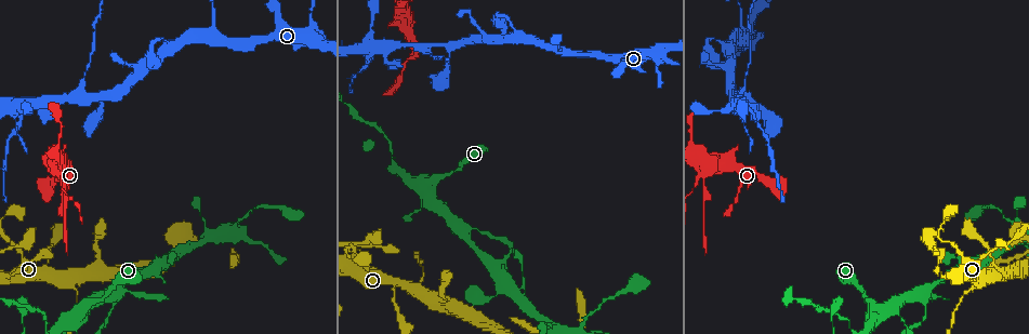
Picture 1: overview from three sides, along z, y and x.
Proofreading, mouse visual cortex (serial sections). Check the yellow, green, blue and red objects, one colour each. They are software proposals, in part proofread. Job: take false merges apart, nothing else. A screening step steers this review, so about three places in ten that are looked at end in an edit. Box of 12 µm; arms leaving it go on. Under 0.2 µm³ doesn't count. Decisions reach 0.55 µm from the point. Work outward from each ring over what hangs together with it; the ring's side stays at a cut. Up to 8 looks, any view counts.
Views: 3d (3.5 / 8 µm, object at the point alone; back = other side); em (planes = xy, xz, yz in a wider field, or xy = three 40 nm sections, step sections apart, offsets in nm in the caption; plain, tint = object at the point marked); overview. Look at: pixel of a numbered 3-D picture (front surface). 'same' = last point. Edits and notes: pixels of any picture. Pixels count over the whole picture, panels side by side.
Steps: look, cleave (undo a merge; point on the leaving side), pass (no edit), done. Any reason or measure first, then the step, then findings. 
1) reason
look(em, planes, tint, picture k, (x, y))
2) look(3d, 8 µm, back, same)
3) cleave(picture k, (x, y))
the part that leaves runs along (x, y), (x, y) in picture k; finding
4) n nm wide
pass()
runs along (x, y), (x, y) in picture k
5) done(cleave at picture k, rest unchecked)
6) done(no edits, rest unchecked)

a narrow waist
look(3d, 3.5 µm, picture 1, (901, 317))

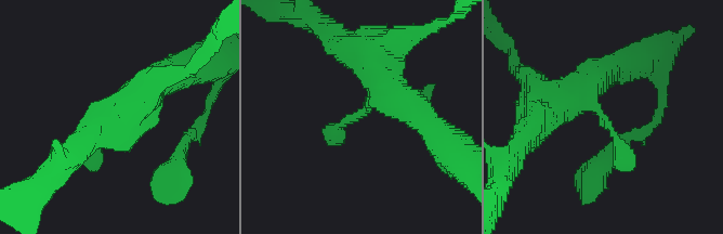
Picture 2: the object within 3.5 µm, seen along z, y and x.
pass()
one cell here

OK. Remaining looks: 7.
three-way junction
look(3d, 8 µm, picture 1, (71, 286))

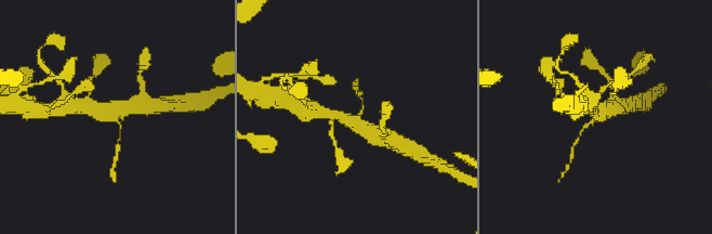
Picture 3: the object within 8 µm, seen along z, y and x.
3 arms; arms of 150, 350, 500 nm; now the EM
look(em, xy, step 1, tint, picture 3, (357, 119))

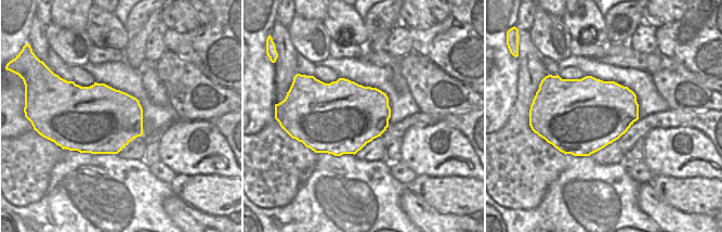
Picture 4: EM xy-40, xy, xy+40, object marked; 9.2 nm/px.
pass()
runs along (324, 113), (353, 121), (380, 134) in picture 3; all the same cell

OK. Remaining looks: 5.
sharp bend
look(3d, 3.5 µm, picture 1, (717, 165))

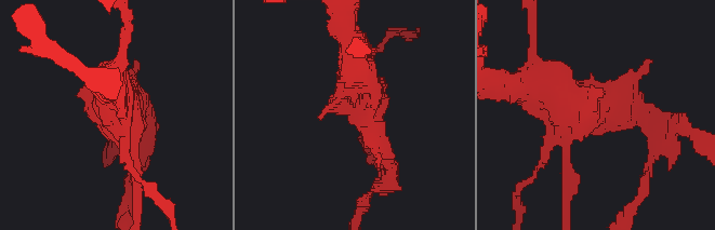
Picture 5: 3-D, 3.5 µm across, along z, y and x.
need the tissue
look(em, xy, step 5, tint, picture 5, (366, 108))

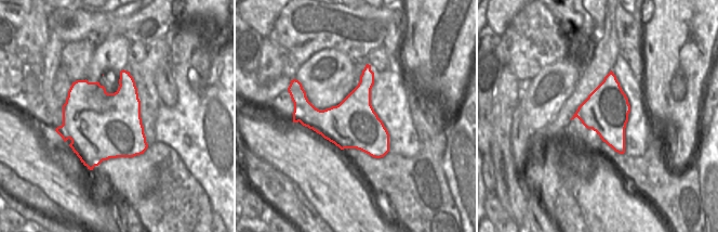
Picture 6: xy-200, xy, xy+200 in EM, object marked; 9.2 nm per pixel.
460 nm wide
pass()
runs along (638, 106), (574, 119), (533, 63) in picture 5; one cell here

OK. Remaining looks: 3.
three-way junction
look(3d, 8 µm, picture 1, (212, 37))

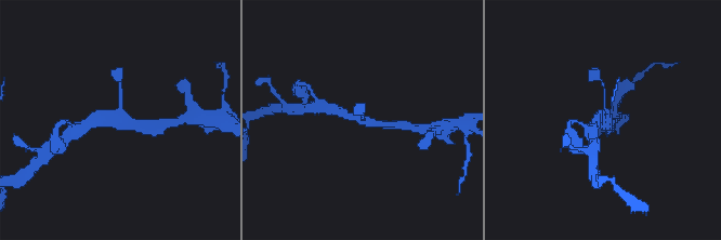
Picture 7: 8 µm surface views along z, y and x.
zoom in
look(3d, 3.5 µm, back, picture 7, (605, 118))

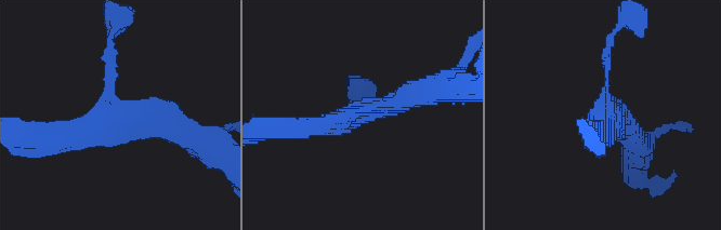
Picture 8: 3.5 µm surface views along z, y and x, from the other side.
3 arms; arms of 100, 250, 300 nm
look(em, xy, step 3, tint, picture 8, (603, 114))

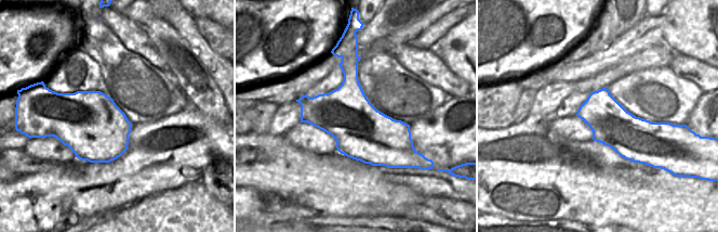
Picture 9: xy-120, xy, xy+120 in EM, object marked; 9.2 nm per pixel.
pass()
runs along (288, 132), (338, 123), (418, 93) in picture 8; one cell here

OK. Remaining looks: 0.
done(no edits, rest unchecked)

